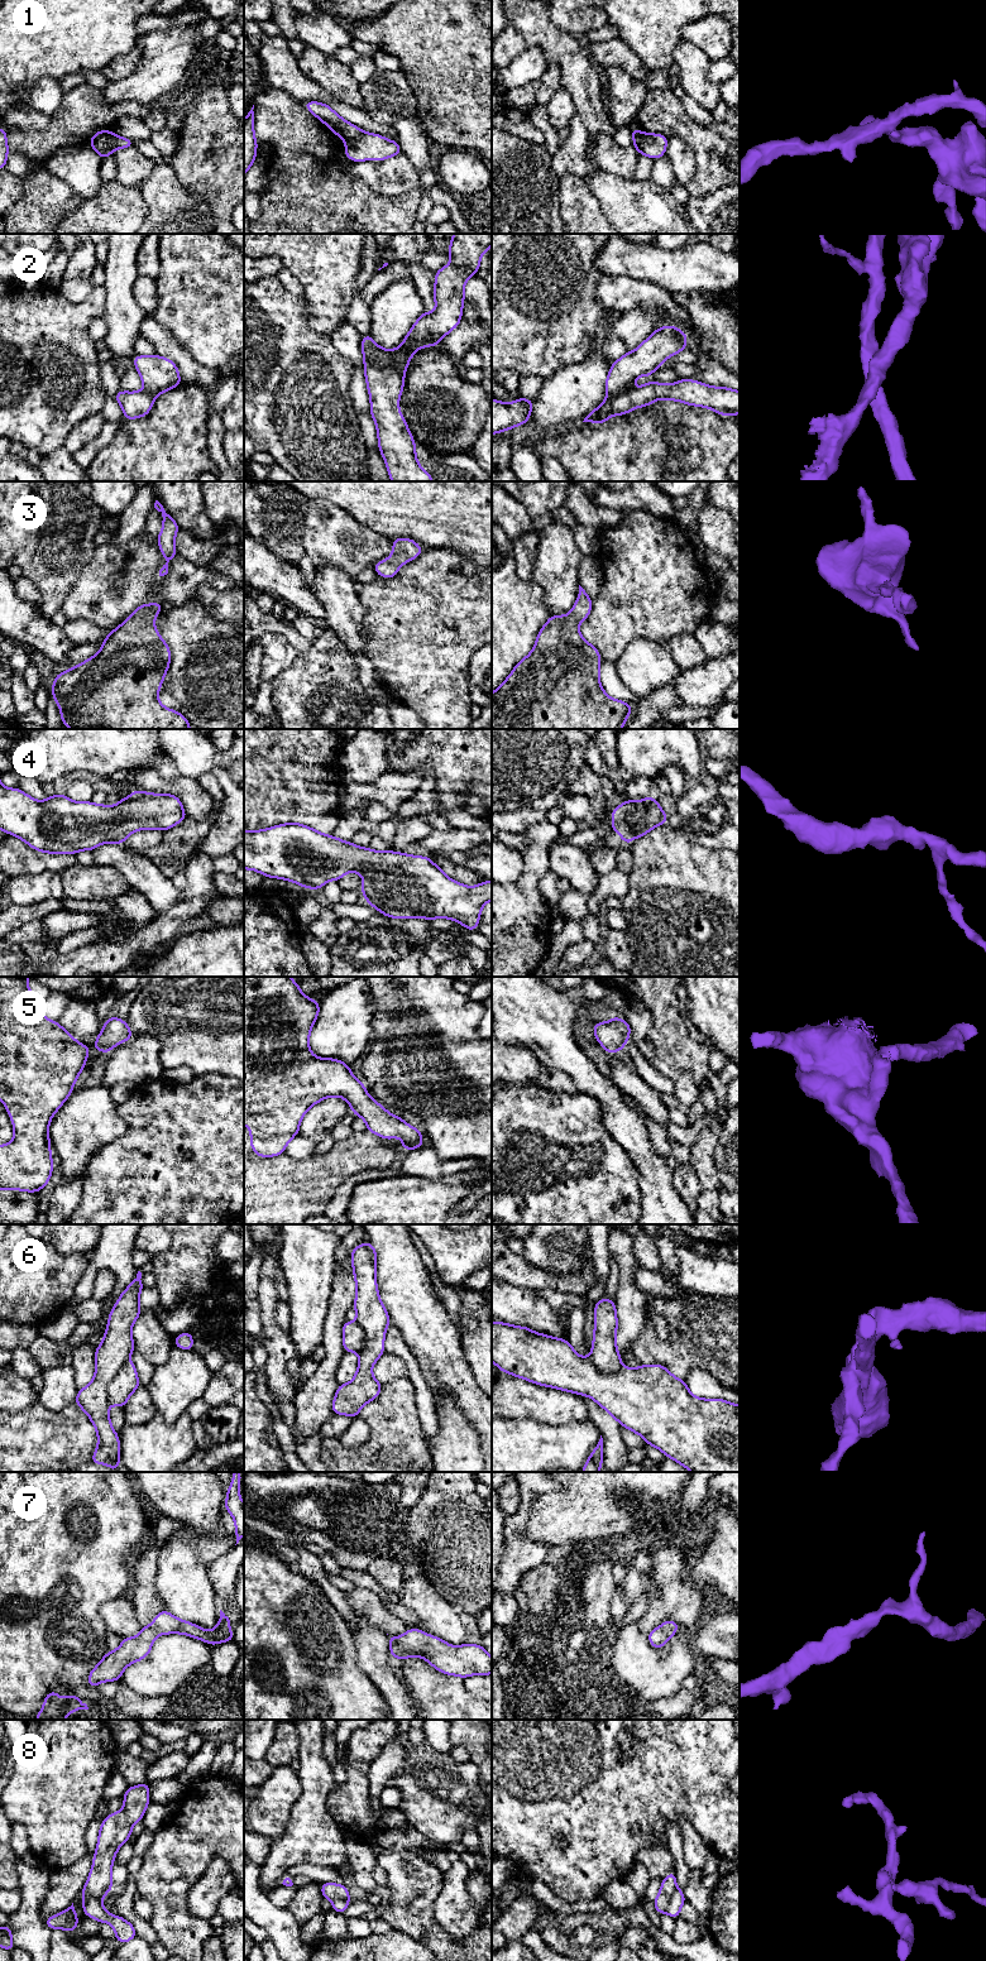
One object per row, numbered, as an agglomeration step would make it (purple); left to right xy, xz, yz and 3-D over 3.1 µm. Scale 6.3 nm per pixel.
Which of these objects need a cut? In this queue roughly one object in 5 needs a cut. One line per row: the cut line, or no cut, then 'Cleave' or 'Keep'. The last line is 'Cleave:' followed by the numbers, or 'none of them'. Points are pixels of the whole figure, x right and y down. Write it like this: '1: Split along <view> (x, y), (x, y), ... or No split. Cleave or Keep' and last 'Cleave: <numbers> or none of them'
1: Split along yz (642, 133), (641, 153). Cleave
2: Split along xz (391, 350), (391, 356), (403, 375). Cleave
3: No split. Keep
4: No split. Keep
5: No split. Keep
6: Split along xy (128, 1360), (108, 1385), (108, 1403). Cleave
7: No split. Keep
8: Split along yz (676, 1889), (666, 1912). Cleave
Cleave: 1, 2, 6, 8

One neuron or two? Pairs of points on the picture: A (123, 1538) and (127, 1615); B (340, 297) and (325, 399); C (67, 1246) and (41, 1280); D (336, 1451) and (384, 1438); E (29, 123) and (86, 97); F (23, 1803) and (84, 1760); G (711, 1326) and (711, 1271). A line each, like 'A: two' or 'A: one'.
A: two
B: two
C: two
D: one
E: two
F: one
G: two

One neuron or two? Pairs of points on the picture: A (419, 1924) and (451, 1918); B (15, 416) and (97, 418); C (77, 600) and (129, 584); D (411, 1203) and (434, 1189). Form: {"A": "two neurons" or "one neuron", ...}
{"A": "two neurons", "B": "two neurons", "C": "one neuron", "D": "one neuron"}

